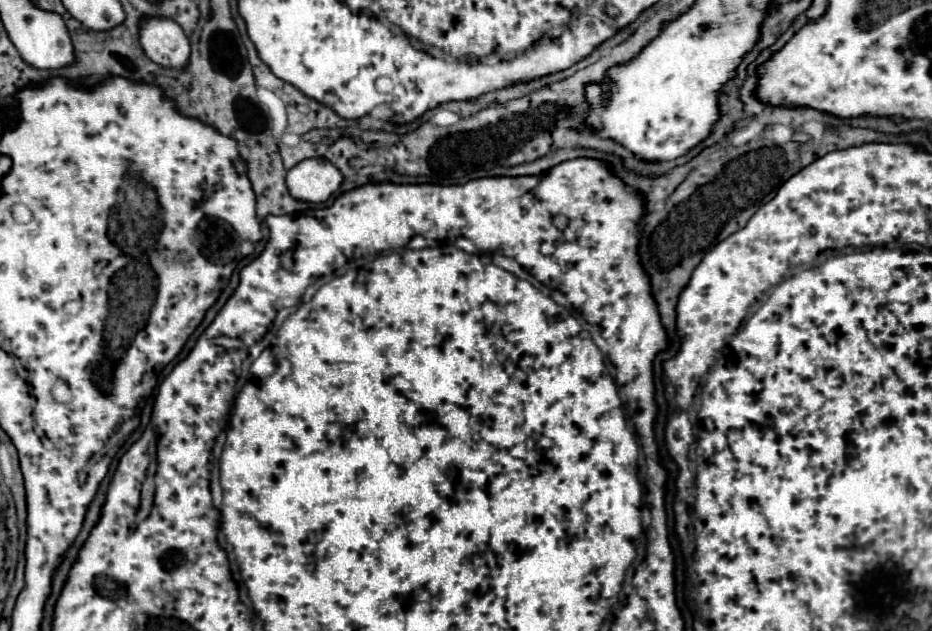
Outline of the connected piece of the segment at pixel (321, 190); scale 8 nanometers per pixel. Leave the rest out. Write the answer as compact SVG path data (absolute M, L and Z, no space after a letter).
M326 159L300 161L286 175L288 191L298 201L324 203L340 187L342 173Z

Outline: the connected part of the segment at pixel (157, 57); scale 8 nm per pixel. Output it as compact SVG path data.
M142 21L144 53L166 69L184 69L190 59L190 43L174 21Z

